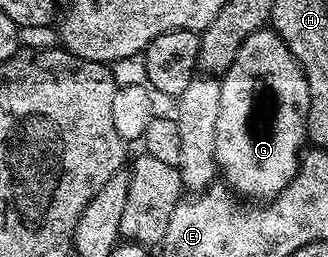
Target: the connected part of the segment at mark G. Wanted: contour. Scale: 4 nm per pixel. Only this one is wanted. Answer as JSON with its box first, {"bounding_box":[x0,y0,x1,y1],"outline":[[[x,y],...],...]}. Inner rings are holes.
{"bounding_box":[216,29,310,201],"outline":[[[263,29],[252,33],[244,45],[240,45],[236,61],[232,61],[220,82],[220,113],[216,113],[216,161],[221,178],[226,178],[225,186],[235,196],[247,195],[250,199],[256,199],[252,201],[274,199],[297,177],[302,143],[307,142],[306,118],[310,94],[306,74],[284,40],[273,29]]]}

